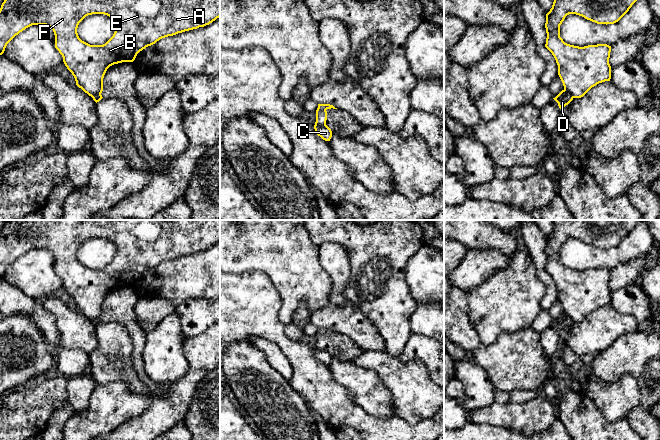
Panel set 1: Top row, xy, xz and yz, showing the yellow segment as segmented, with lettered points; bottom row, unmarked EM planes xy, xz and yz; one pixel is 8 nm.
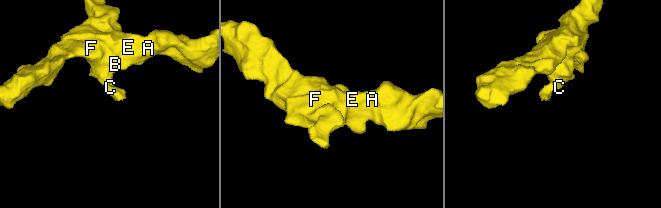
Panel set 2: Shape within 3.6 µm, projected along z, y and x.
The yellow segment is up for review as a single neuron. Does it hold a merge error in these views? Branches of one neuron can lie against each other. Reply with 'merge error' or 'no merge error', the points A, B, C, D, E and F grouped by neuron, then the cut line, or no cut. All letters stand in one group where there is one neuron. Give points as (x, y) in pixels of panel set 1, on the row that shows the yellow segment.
merge error | A B C E F / D | xz (315, 122), (325, 125)

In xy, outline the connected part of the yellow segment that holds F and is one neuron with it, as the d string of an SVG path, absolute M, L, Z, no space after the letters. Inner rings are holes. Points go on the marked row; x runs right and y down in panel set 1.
M4 0L0 8L0 55L2 55L5 51L7 44L20 32L25 30L26 28L32 25L46 25L49 26L55 35L55 48L59 51L59 53L63 57L63 62L67 69L72 73L75 78L76 85L81 88L85 93L89 96L94 97L102 93L103 91L103 78L107 71L107 69L118 63L122 62L133 62L137 56L137 54L145 49L148 46L155 44L162 38L173 36L178 33L182 33L185 31L197 29L199 27L204 27L209 25L217 18L220 17L220 0ZM92 14L104 14L111 18L113 18L116 22L116 30L113 36L103 45L90 45L84 41L82 41L77 33L77 28L79 23L88 15Z

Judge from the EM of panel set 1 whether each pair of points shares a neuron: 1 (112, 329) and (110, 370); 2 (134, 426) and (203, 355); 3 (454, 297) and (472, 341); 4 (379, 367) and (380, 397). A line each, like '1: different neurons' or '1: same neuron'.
1: same neuron
2: same neuron
3: same neuron
4: different neurons

